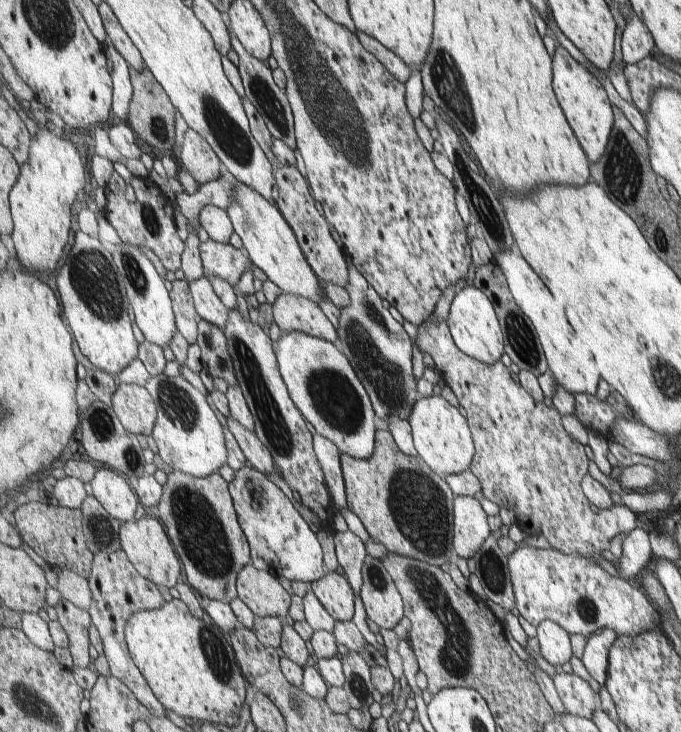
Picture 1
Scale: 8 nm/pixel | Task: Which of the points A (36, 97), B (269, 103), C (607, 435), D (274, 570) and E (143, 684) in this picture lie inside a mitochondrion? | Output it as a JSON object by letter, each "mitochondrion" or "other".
{"A":"other","B":"mitochondrion","C":"other","D":"other","E":"other"}

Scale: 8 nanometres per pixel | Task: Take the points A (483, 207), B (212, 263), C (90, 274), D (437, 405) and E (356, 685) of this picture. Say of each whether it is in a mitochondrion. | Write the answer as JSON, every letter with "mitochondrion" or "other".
{"A":"mitochondrion","B":"other","C":"mitochondrion","D":"other","E":"mitochondrion"}

